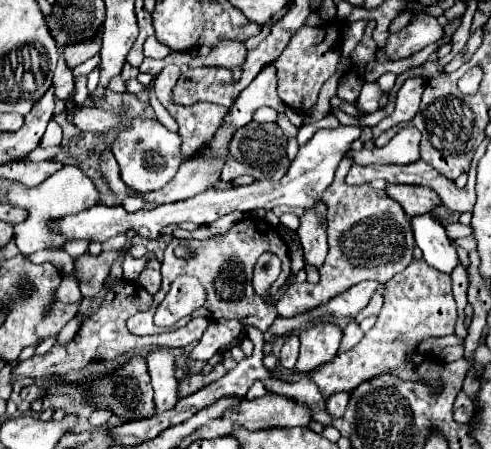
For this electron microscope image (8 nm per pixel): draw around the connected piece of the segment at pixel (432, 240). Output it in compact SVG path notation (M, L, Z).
M421 214L411 220L415 244L423 250L423 260L437 268L439 272L451 274L457 266L457 250L451 246L451 240L445 234L445 228L433 220L431 214Z

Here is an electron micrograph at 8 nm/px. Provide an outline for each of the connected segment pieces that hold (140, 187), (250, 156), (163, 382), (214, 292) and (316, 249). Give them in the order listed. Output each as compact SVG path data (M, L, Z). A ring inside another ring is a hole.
M133 120L129 128L119 132L119 138L113 142L113 156L121 168L121 180L135 192L153 192L163 188L177 174L183 156L181 156L181 138L175 132L169 132L157 120Z
M251 122L251 134L249 124L235 132L229 144L229 154L243 164L259 168L263 174L273 174L289 164L285 146L285 134L277 124L261 126L259 122Z
M153 350L147 354L147 366L151 384L155 390L155 410L163 414L179 402L179 388L173 376L173 354L171 350Z
M255 216L245 218L241 222L237 222L225 236L221 238L207 238L207 240L179 240L173 238L169 242L169 246L165 248L165 258L161 262L161 274L163 274L163 282L161 282L161 290L155 294L155 306L158 306L165 298L165 294L169 292L169 286L173 284L173 280L177 276L183 274L191 274L195 276L203 288L207 290L207 300L205 304L195 312L195 316L207 316L209 320L219 320L219 318L235 318L243 324L251 324L255 328L259 328L261 332L265 332L275 316L275 304L269 304L267 300L263 300L261 296L257 296L253 292L251 286L251 276L253 276L253 268L257 258L263 252L277 252L277 256L283 262L283 272L289 272L289 250L283 242L283 238L279 236L277 230L273 230L265 220L259 220ZM177 246L187 246L193 250L193 256L189 258L177 258L175 256L175 248Z
M323 200L315 202L313 208L305 208L297 236L303 244L305 260L319 268L327 256L327 206Z

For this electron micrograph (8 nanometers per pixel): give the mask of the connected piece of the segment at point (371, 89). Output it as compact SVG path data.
M365 82L363 88L361 88L361 96L359 96L359 100L357 100L357 106L359 106L365 114L371 114L371 112L375 112L375 110L379 108L379 100L381 100L383 94L387 94L387 92L383 92L383 90L377 86L377 82Z

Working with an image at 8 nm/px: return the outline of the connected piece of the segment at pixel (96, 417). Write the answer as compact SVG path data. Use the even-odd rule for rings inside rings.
M109 409L96 410L91 414L89 422L93 427L104 427L112 415L113 412Z

